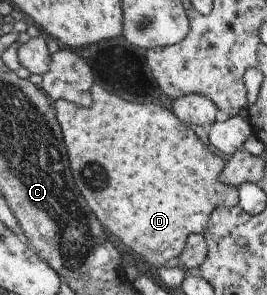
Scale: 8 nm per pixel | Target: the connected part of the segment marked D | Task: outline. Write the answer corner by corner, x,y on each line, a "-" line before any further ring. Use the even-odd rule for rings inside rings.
97,83
93,84
91,92
93,102
90,107
74,105
66,100
56,102
56,117
59,117
60,125
63,126
64,141
67,153
70,155
71,169
74,174
75,184
88,201
91,210
99,218
104,229
108,229
114,237
118,237
126,247
130,247
134,253
143,257
151,266
161,268
169,267
177,262
179,255
184,251
186,240
190,234
202,234
208,225
211,213
218,206
232,207
239,203
239,188
220,181
219,175
224,169
224,161
220,155
214,155
210,149
196,136
190,125
180,121
174,112
154,103
135,103
126,101
114,93
108,92

